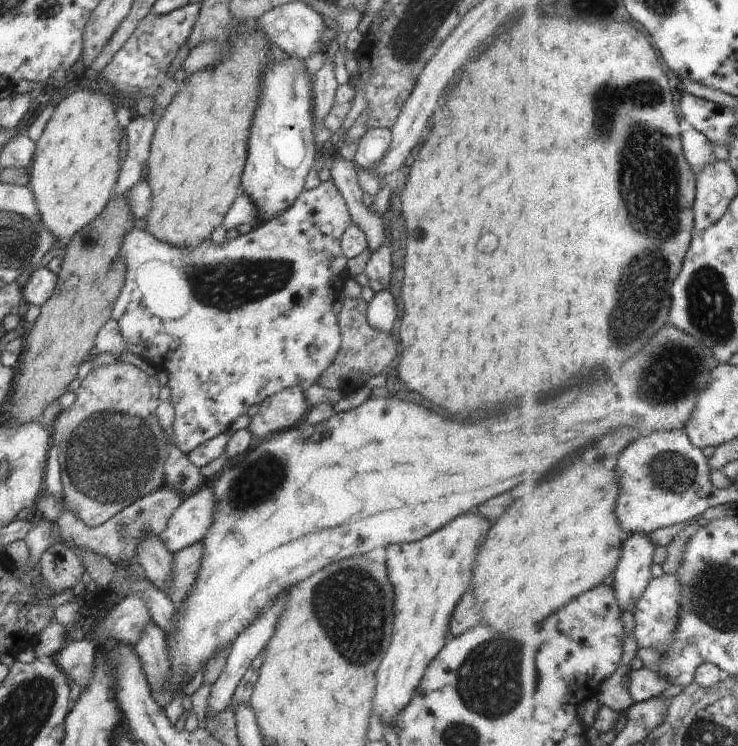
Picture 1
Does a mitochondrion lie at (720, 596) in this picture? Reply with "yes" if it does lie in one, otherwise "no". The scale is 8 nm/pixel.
yes

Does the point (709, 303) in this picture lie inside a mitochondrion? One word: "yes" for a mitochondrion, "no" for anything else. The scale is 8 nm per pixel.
yes

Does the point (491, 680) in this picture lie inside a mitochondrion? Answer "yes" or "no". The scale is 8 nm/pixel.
yes

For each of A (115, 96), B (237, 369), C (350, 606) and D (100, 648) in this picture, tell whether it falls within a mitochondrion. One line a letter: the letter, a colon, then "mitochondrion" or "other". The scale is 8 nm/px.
A: other
B: other
C: mitochondrion
D: other

